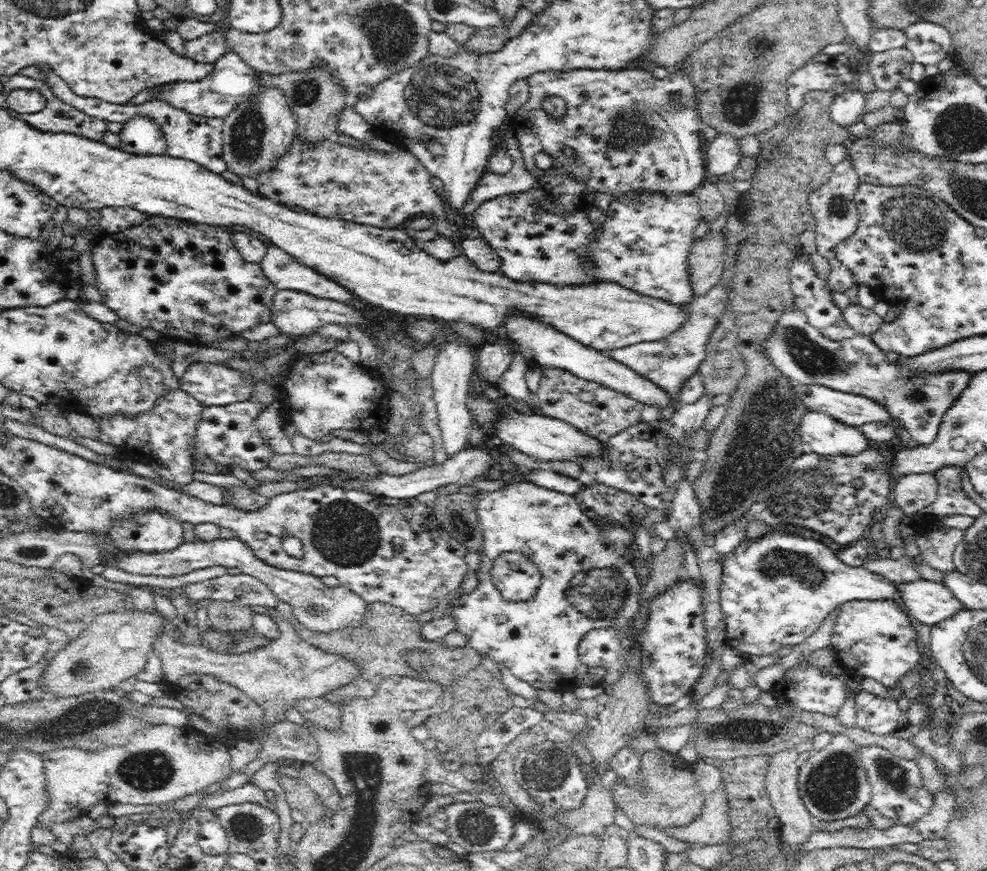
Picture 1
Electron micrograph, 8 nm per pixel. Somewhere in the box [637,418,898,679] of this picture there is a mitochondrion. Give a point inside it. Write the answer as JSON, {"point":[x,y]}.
{"point":[811,487]}

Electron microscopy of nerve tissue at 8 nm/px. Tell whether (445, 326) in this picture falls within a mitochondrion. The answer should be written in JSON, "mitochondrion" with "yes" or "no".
{"mitochondrion":"no"}

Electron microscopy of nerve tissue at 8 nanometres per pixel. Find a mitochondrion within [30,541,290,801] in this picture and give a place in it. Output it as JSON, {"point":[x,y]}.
{"point":[149,770]}

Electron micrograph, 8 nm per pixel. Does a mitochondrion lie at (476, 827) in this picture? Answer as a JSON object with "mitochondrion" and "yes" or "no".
{"mitochondrion":"yes"}

